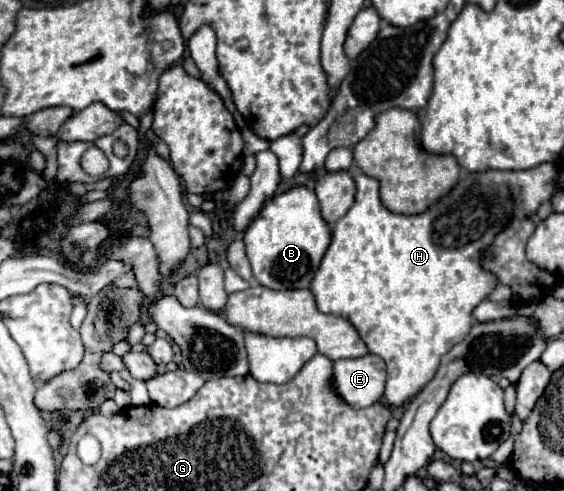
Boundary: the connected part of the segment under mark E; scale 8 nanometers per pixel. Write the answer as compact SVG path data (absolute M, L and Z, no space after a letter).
M376 354L336 360L332 366L332 388L352 408L364 408L382 400L386 364Z

